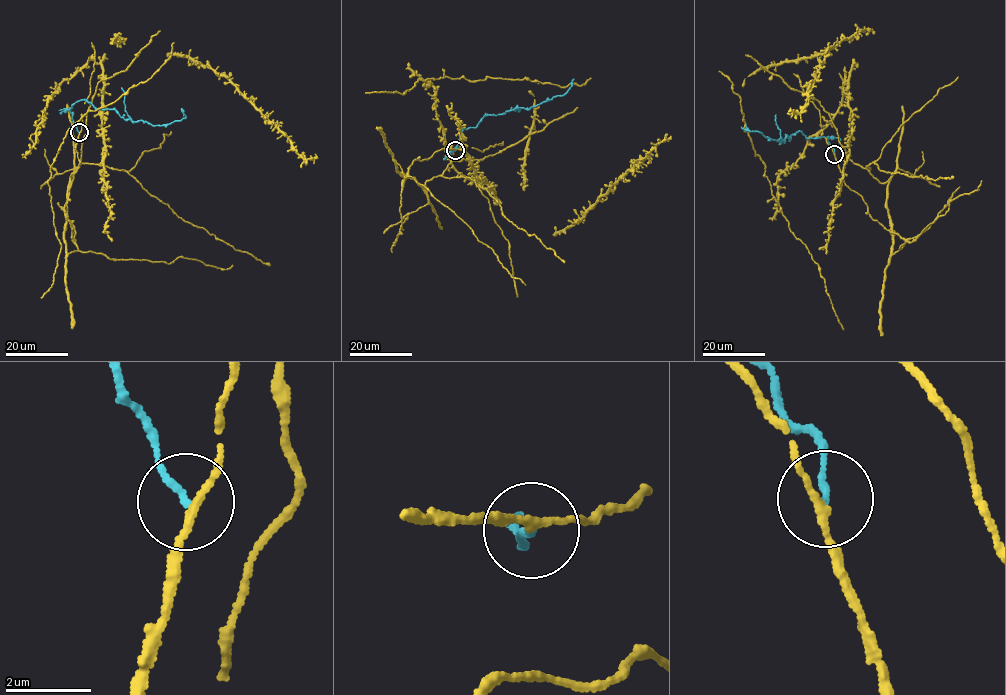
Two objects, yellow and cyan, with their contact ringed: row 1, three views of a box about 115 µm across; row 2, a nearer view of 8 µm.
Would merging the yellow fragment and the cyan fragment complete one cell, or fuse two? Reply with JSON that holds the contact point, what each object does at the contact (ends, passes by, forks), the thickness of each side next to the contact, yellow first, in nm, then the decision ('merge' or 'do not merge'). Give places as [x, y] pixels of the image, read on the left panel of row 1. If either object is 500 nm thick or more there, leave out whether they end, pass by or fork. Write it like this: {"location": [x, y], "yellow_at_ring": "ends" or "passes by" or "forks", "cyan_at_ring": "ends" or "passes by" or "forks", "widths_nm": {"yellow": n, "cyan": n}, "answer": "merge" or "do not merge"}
{"location": [79, 132], "yellow_at_ring": "passes by", "cyan_at_ring": "ends", "widths_nm": {"yellow": 160, "cyan": 150}, "answer": "do not merge"}

